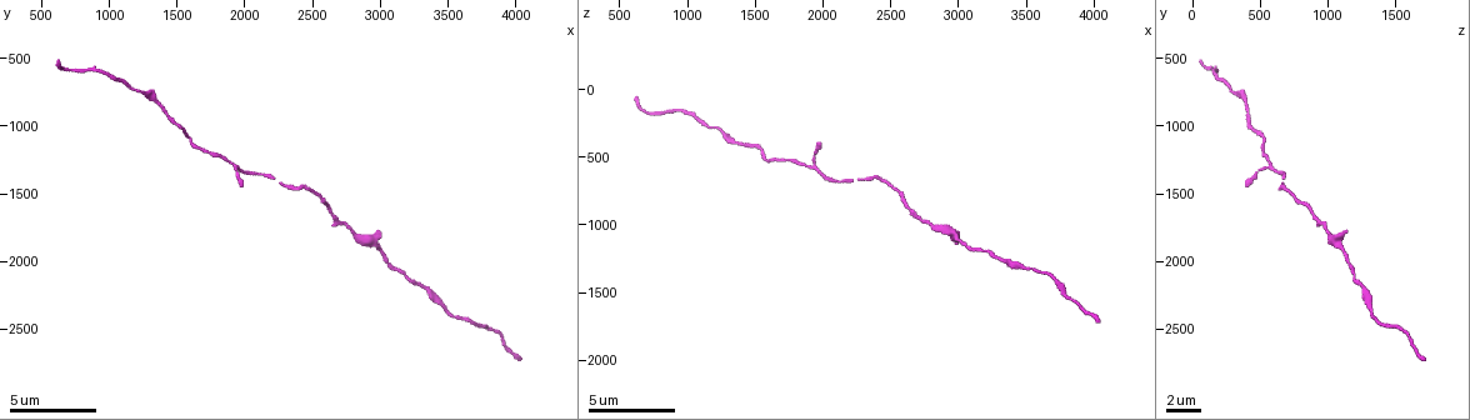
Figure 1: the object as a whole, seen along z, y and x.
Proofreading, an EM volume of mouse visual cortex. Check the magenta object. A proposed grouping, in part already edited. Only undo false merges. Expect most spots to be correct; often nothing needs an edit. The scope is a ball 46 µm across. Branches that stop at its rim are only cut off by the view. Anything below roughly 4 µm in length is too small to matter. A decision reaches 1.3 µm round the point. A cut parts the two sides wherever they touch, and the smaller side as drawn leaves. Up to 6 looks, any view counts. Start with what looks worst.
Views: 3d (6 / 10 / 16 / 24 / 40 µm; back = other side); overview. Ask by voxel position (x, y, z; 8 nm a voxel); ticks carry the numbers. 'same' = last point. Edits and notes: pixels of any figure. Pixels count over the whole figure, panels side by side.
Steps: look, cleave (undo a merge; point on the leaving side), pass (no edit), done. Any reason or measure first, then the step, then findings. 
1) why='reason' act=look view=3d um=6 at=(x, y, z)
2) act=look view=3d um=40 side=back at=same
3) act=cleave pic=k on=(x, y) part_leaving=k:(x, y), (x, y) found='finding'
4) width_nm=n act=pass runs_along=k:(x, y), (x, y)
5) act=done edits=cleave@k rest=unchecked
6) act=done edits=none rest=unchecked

why='calibre changes' act=look view=3d um=16 at=(3020, 1940, 1120)

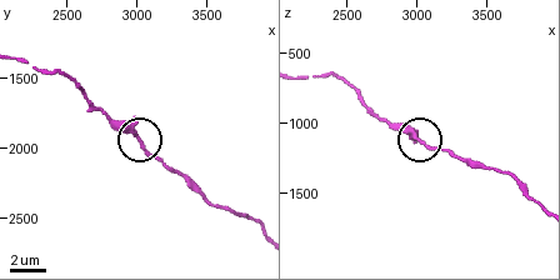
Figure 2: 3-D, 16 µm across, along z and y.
act=look view=3d um=6 at=(3040, 1960, 1140)

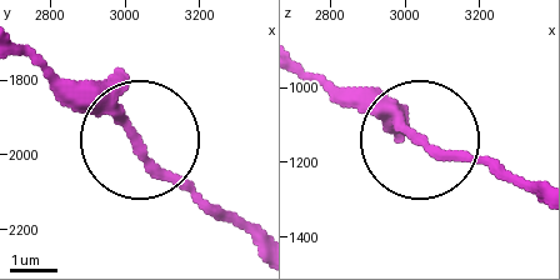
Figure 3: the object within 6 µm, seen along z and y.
act=pass found='continuous, no second cell'

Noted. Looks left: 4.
why='sudden change in width' act=look view=3d um=6 at=(1460, 940, 420)

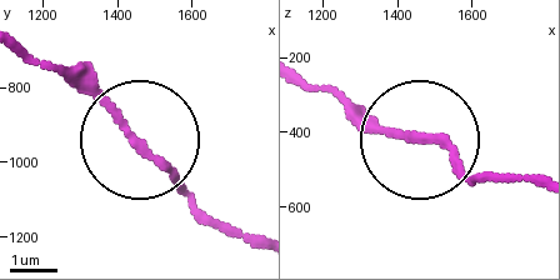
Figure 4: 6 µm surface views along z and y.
act=pass runs_along=4:(254, 244), (55, 69) found='one cell here'

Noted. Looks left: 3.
act=look view=3d um=10 at=(2040, 1360, 680)

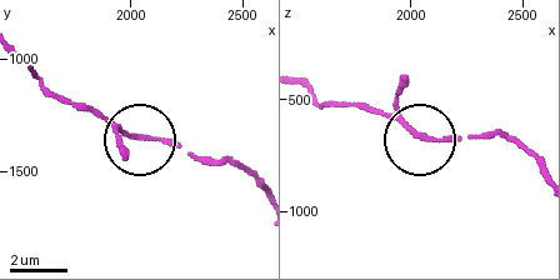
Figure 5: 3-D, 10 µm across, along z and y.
act=pass runs_along=5:(234, 159), (200, 159), (129, 134), (88, 110) found='one cell here'

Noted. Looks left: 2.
act=done edits=none rest=unchecked

